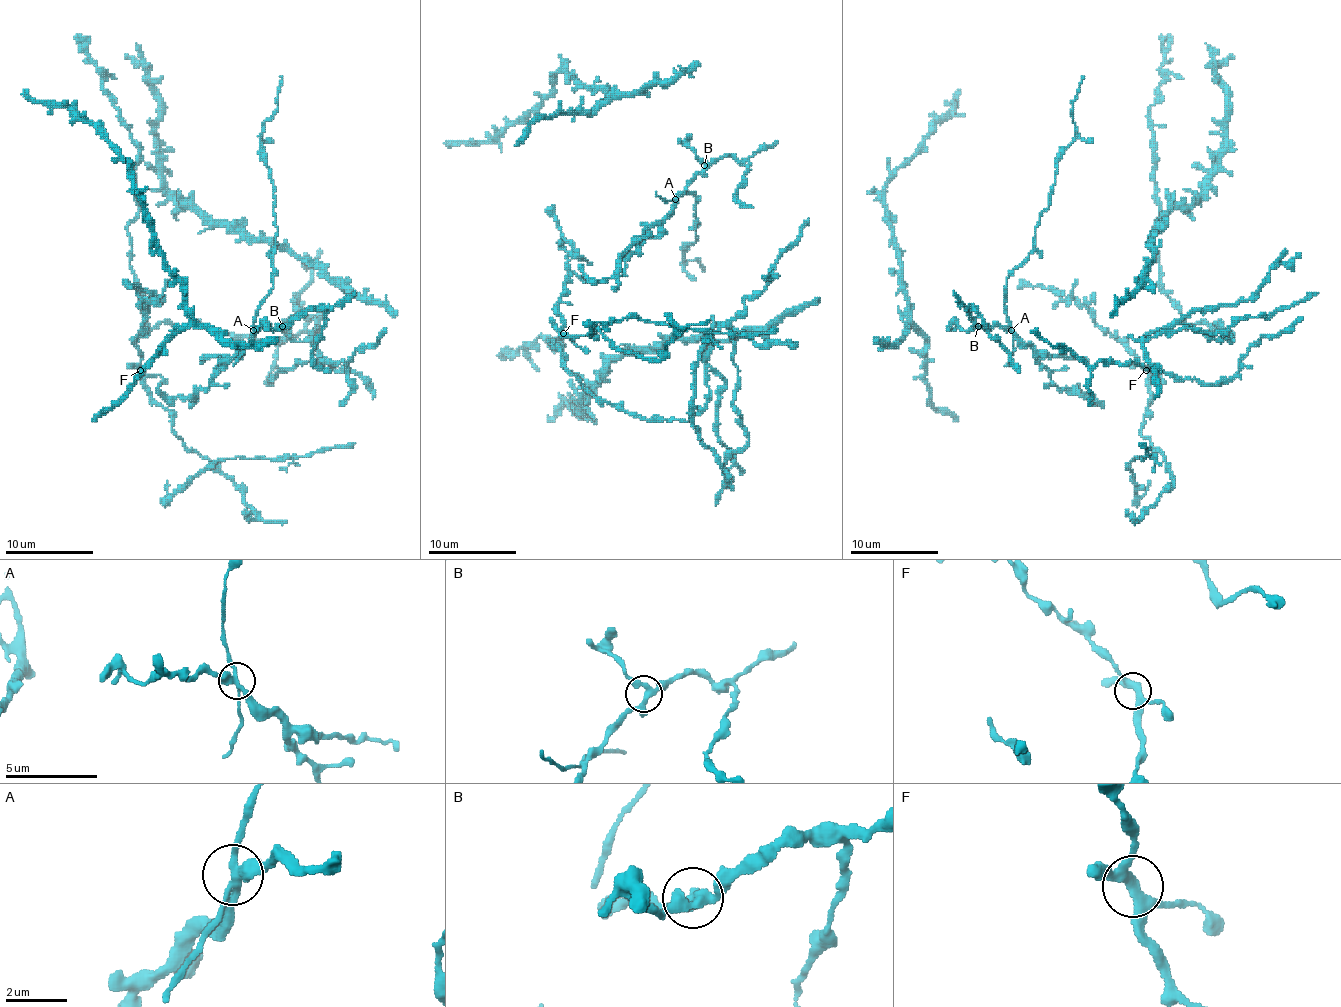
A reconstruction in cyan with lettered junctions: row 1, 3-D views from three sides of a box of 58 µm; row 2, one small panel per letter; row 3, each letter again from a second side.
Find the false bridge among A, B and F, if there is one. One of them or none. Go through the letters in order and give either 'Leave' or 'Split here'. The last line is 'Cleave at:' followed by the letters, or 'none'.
A: Split here
B: Leave
F: Leave
Cleave at: A

